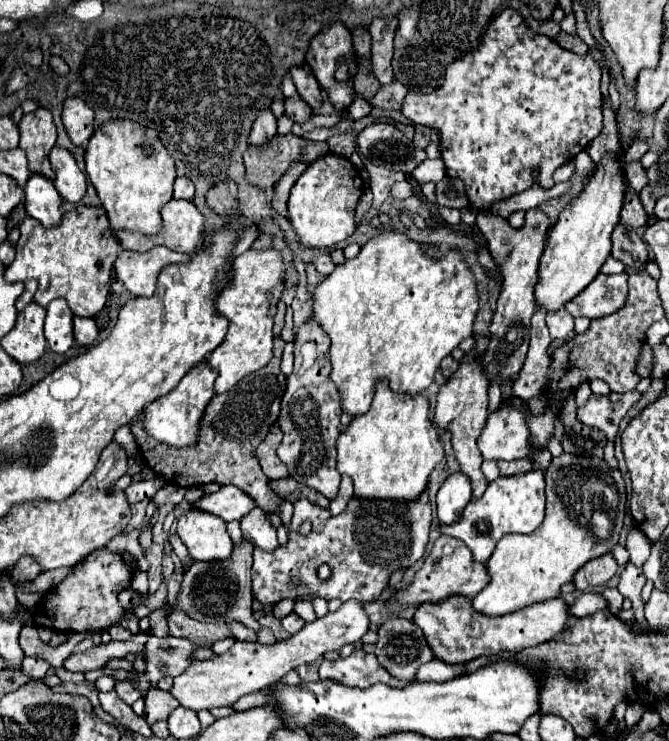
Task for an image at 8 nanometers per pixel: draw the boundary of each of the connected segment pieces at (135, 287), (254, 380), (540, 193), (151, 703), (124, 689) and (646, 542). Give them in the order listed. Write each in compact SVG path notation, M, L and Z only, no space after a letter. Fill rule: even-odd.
M154 247L146 253L122 251L114 263L116 277L136 297L152 297L160 271L168 265L188 263L190 255L172 251L168 247Z
M274 337L272 361L264 369L250 373L248 377L238 381L236 387L232 387L230 391L216 395L216 399L210 401L210 407L206 409L206 419L202 421L202 439L198 439L194 447L182 447L182 449L166 447L164 443L150 439L146 431L142 431L142 427L132 423L132 433L136 437L136 443L146 463L154 469L154 473L162 475L166 481L180 487L206 485L206 483L234 485L242 489L246 495L250 495L264 513L280 513L282 499L270 489L270 481L260 469L256 447L266 437L270 427L276 423L282 395L286 391L286 375L280 371L282 349L284 349L284 339Z
M537 169L534 170L533 175L535 183L530 189L518 193L518 195L506 199L506 201L496 203L496 205L492 207L492 213L502 215L502 217L508 217L510 213L514 213L514 211L518 211L518 209L528 211L528 209L532 209L532 207L538 207L540 203L546 203L548 199L558 199L558 197L566 195L566 193L572 189L572 185L574 185L574 179L568 179L568 181L564 181L564 183L556 183L552 189L542 189L536 181L538 176Z
M154 687L154 691L150 691L150 695L144 697L146 699L146 709L144 709L144 719L148 725L154 725L156 721L166 721L168 715L180 705L168 691L160 691L158 687Z
M116 683L114 691L116 691L118 697L120 697L124 703L128 703L128 705L132 705L136 699L142 697L142 695L138 695L138 691L134 691L134 687L128 687L128 683Z
M634 527L628 533L626 549L630 553L630 563L632 565L642 565L650 555L650 539L639 528Z

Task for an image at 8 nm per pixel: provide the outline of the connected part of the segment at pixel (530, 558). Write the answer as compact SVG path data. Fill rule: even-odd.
M562 453L560 457L554 457L554 463L550 463L546 471L546 519L538 531L530 535L522 533L510 533L504 535L492 557L486 563L490 583L472 599L472 607L490 617L508 615L514 611L520 611L528 605L536 605L548 599L554 599L560 595L560 587L570 583L574 573L584 567L590 559L602 557L618 545L624 509L626 509L626 491L624 491L624 479L618 469L612 469L606 465L604 459L586 459L570 453Z

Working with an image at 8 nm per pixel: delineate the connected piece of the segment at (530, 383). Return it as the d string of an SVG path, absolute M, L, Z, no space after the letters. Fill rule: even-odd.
M536 311L532 317L532 327L530 327L530 349L526 355L526 363L522 371L518 373L518 379L512 385L512 391L516 397L522 399L532 399L538 397L548 375L548 347L552 343L552 337L548 333L546 315L542 311Z

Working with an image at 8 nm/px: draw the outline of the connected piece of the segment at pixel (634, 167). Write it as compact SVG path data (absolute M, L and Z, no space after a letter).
M640 161L628 163L626 175L628 175L630 187L632 187L636 193L640 193L640 191L646 187L646 169L640 165Z

